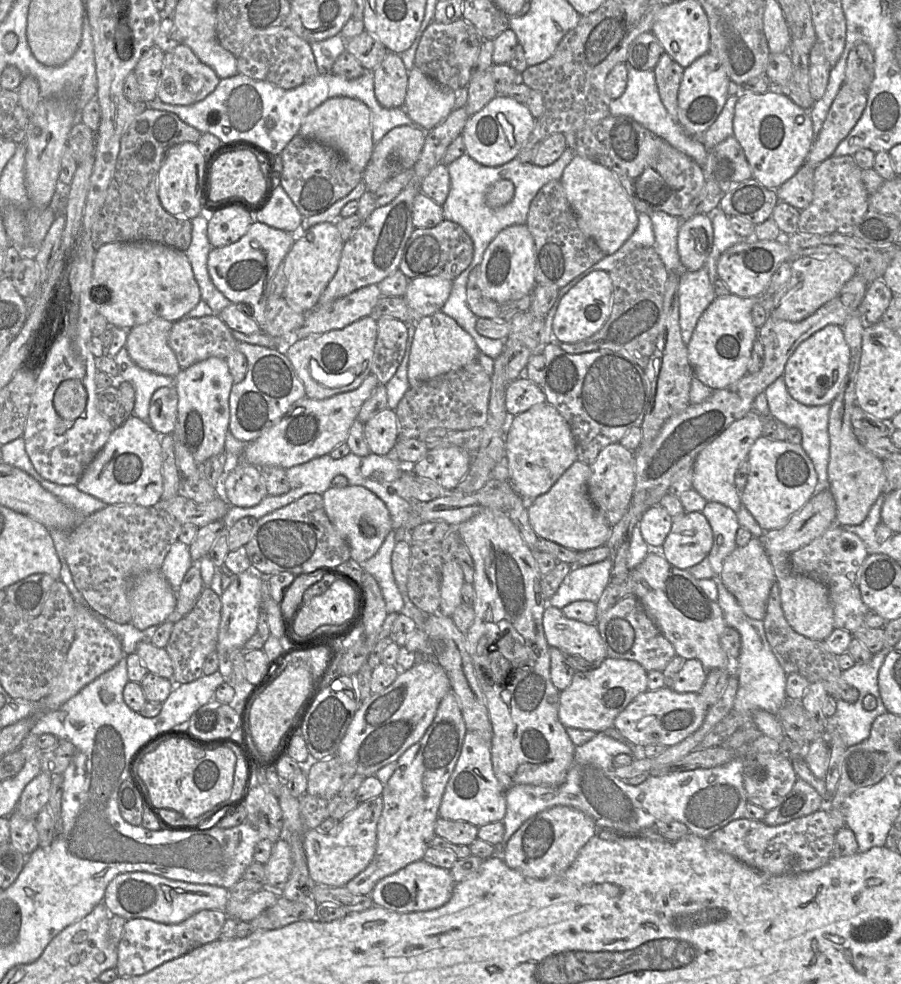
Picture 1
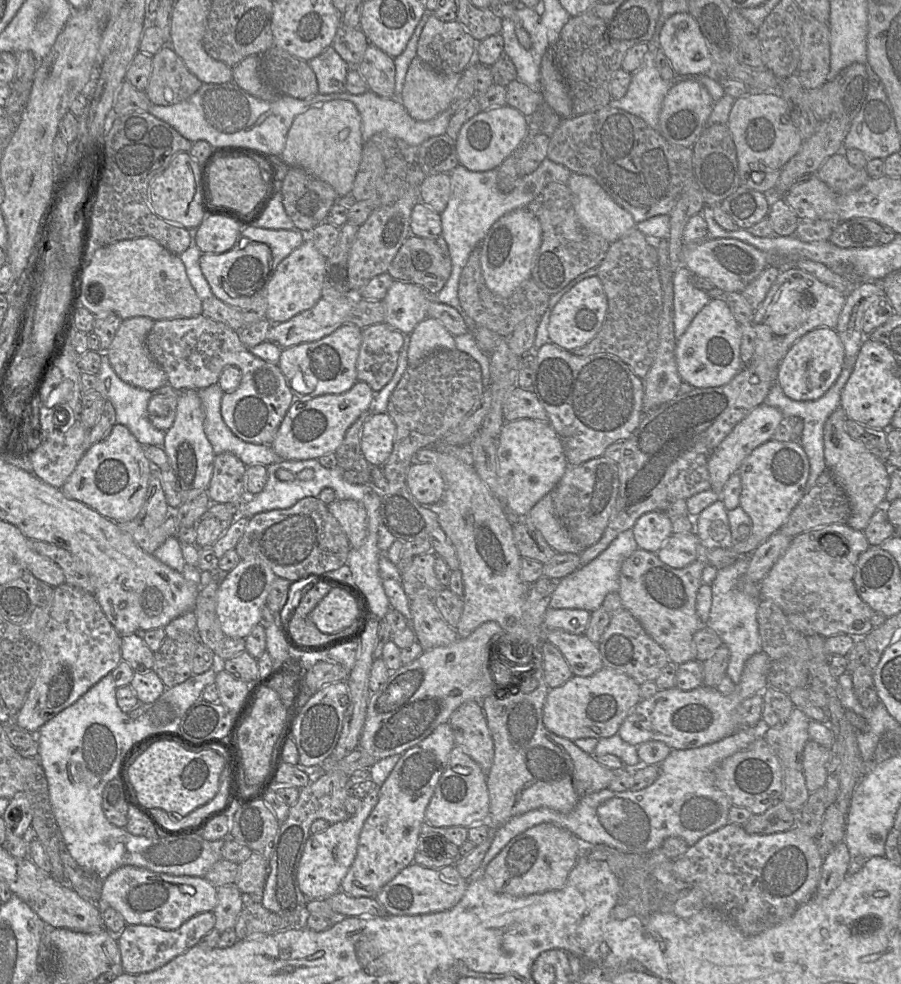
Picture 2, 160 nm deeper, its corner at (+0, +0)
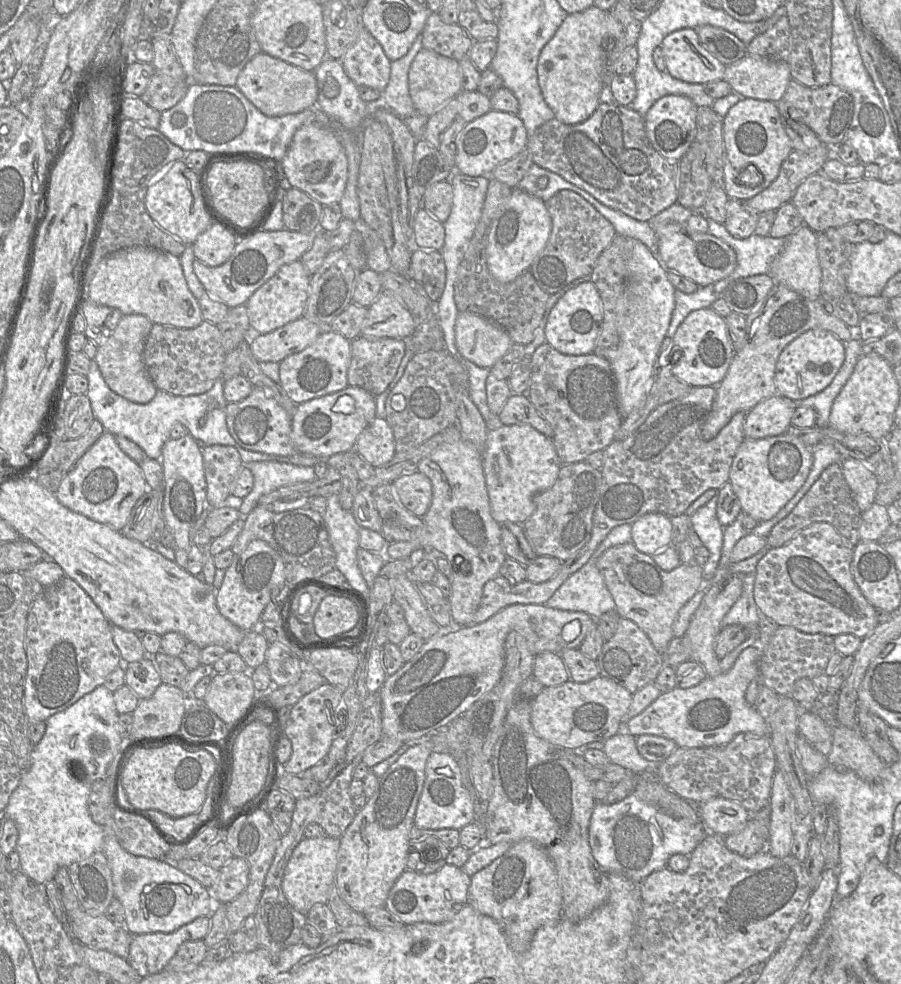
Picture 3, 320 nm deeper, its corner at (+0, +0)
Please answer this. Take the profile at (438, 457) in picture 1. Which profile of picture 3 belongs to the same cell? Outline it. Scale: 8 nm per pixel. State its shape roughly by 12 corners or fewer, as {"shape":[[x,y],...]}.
{"shape":[[418,470],[398,477],[394,491],[412,514],[432,502],[430,479]]}

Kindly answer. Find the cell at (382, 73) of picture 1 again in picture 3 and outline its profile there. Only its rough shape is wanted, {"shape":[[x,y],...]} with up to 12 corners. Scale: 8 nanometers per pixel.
{"shape":[[362,27],[339,60],[357,85],[383,92],[391,61]]}

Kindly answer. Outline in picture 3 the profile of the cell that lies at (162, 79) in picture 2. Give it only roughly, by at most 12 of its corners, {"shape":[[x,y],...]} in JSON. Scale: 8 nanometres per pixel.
{"shape":[[155,72],[140,97],[162,112],[186,95],[187,77]]}

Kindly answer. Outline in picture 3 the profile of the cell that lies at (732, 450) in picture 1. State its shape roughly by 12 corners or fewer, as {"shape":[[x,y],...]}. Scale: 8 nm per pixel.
{"shape":[[780,394],[746,414],[744,437],[786,433],[794,401]]}

